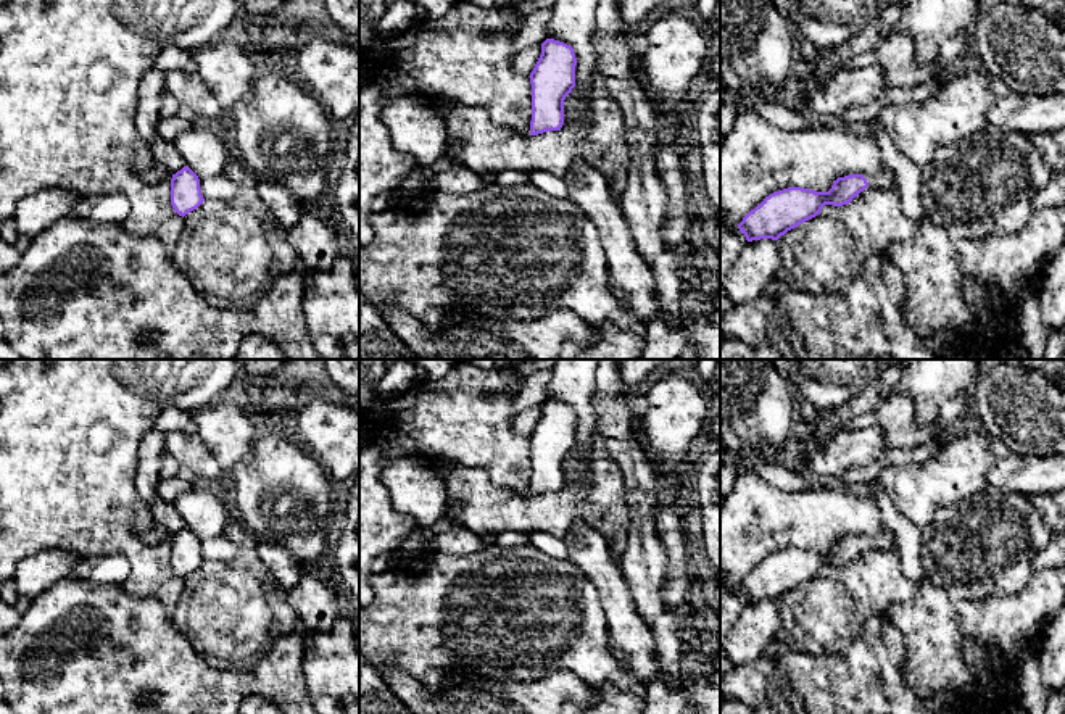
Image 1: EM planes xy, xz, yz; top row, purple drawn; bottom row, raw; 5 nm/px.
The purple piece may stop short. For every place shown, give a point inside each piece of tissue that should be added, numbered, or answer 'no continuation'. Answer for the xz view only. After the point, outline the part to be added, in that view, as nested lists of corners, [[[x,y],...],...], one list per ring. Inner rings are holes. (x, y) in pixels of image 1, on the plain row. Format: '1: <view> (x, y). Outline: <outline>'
no continuation

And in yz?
1: yz (886, 540). Outline: [[[886,529],[883,533],[873,538],[864,537],[868,543],[868,548],[880,548],[883,551],[893,551],[896,548],[896,537],[894,533]]]

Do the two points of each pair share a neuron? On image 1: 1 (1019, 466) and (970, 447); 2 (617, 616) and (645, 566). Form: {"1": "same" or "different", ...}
{"1": "different", "2": "different"}

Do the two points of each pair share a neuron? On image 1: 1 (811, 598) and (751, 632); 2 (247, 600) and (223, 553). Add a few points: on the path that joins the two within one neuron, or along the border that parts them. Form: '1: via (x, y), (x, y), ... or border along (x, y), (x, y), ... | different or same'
1: border along (777, 603), (780, 610) | different
2: border along (239, 548), (239, 553), (229, 561), (211, 561) | different

